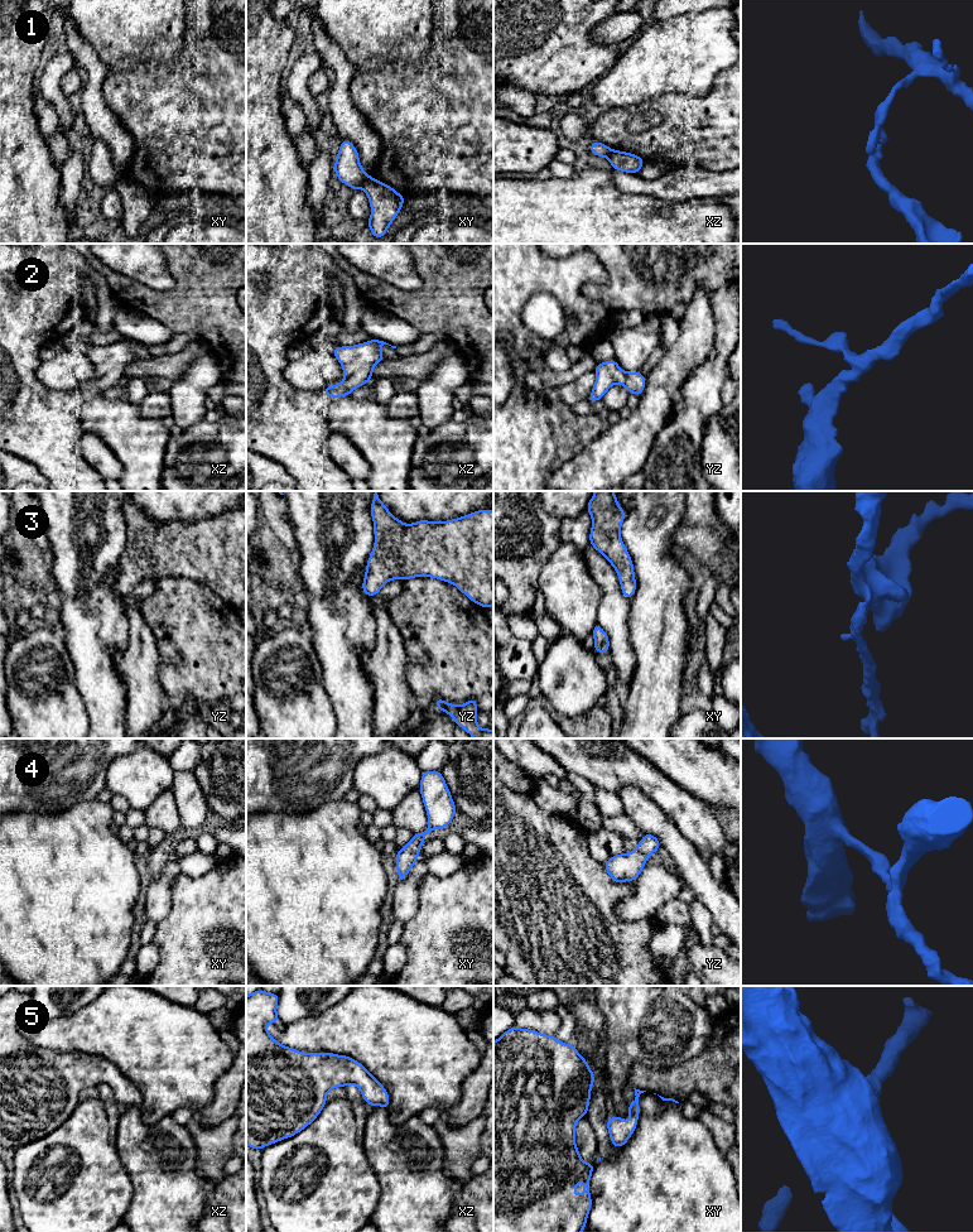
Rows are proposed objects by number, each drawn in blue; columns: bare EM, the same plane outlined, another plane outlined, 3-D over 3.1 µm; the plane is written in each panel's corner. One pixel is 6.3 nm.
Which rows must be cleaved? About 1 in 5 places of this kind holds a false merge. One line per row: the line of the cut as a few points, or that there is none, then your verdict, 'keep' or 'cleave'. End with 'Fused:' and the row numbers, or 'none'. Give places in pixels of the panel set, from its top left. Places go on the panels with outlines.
1: cut in xy along (367, 176), (360, 187); cleave
2: no cut; keep
3: no cut; keep
4: no cut; keep
5: no cut; keep
Fused: 1

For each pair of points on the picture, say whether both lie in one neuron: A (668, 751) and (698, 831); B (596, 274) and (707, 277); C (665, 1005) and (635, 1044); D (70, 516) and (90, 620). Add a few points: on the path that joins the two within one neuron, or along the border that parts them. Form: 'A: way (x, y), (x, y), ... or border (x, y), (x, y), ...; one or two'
A: border (658, 769), (707, 803); two
B: border (595, 256), (608, 274), (608, 283), (605, 288); two
C: way (655, 1015), (636, 1034); one
D: way (83, 542), (86, 585), (91, 595); one

